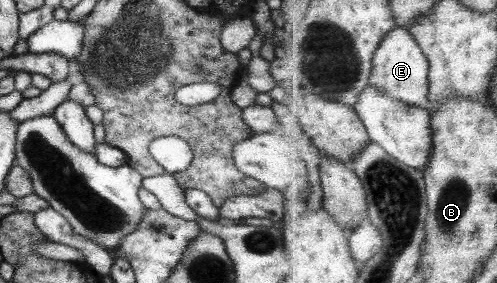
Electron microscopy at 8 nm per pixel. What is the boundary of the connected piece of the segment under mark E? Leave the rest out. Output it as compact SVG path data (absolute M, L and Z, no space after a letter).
M396 26L379 45L373 64L370 84L380 88L387 96L405 104L412 104L423 109L432 107L429 97L430 61L409 29Z

